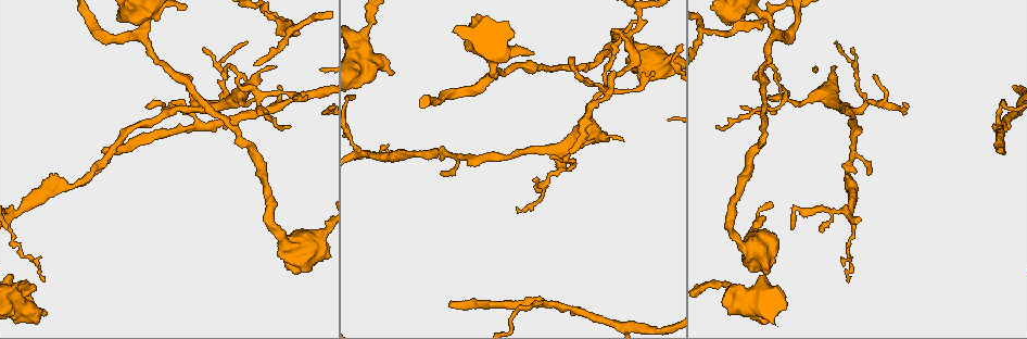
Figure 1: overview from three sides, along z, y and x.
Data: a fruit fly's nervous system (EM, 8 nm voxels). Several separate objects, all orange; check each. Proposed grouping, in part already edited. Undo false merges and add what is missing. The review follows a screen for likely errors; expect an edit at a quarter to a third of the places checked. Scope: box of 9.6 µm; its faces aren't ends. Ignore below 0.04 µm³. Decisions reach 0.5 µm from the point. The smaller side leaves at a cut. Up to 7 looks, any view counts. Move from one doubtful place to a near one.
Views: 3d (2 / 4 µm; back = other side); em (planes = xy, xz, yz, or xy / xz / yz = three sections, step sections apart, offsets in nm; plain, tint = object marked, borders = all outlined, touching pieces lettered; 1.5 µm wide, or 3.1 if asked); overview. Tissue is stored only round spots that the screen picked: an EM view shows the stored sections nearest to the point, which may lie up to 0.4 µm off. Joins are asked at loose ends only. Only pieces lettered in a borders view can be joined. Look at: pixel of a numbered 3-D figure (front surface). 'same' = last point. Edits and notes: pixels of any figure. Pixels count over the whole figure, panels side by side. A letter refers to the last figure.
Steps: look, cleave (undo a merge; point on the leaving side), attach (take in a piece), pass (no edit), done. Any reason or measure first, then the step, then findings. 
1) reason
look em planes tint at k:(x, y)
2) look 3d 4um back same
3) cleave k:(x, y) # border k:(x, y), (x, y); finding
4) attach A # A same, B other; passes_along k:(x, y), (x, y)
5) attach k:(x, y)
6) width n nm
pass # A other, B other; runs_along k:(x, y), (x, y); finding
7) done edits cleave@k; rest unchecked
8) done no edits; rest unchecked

thick end
look 3d 2um back at 1:(43, 310)

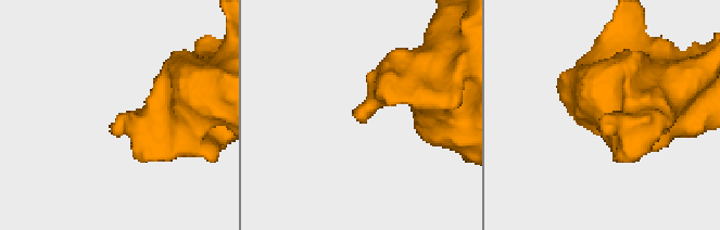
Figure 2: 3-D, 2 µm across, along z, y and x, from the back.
look em planes borders at 2:(602, 116)

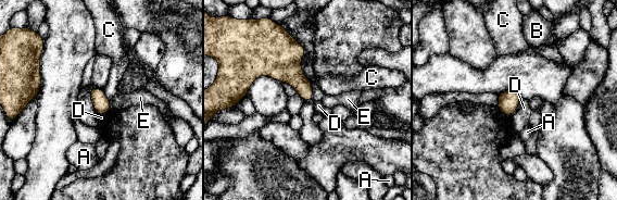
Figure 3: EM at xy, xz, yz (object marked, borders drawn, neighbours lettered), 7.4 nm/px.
pass # A other, B other, C other, D other, E other; border 3:(520, 98), (518, 108), (510, 116); no lettered piece goes on from it

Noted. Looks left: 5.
free end
look 3d 4um at 1:(1000, 150)

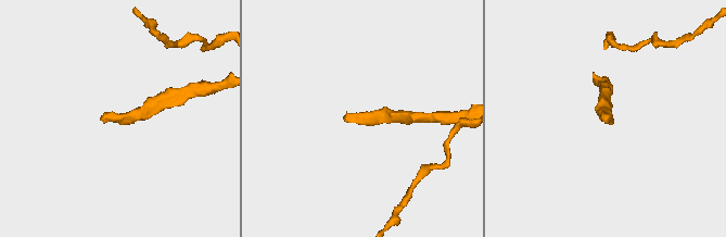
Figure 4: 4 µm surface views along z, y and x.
need the tissue
look em planes borders at 4:(101, 120)

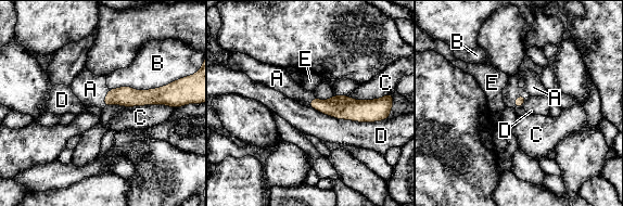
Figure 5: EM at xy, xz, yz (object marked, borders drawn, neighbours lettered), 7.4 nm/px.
attach A # A same, B other, C other, D other, E other; passes_along 5:(519, 101), (517, 97), (533, 87); the cell continues

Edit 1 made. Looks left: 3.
look overview

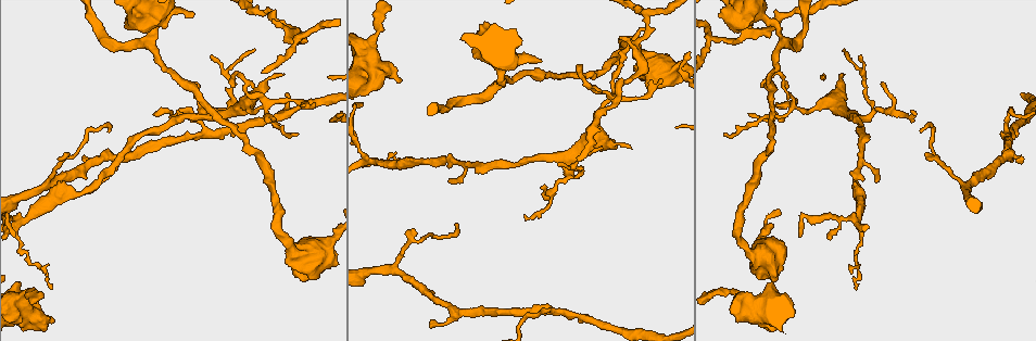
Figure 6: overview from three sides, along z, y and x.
an open end
look 3d 4um at 6:(841, 73)

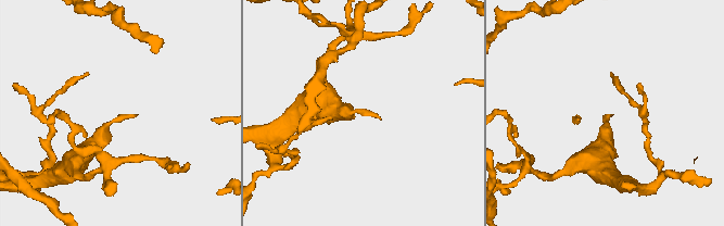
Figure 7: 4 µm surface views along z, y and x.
look em xz step 8 borders at 7:(609, 116)

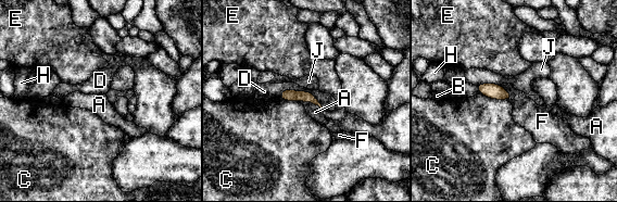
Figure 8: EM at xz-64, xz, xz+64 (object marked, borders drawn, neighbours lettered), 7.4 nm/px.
pass # A other, B other, C other, D other, E other, F other, H other, J other; border 8:(479, 92), (493, 99), (508, 101); no lettered piece goes on from it

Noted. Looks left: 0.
done edits attach@5; rest unchecked

